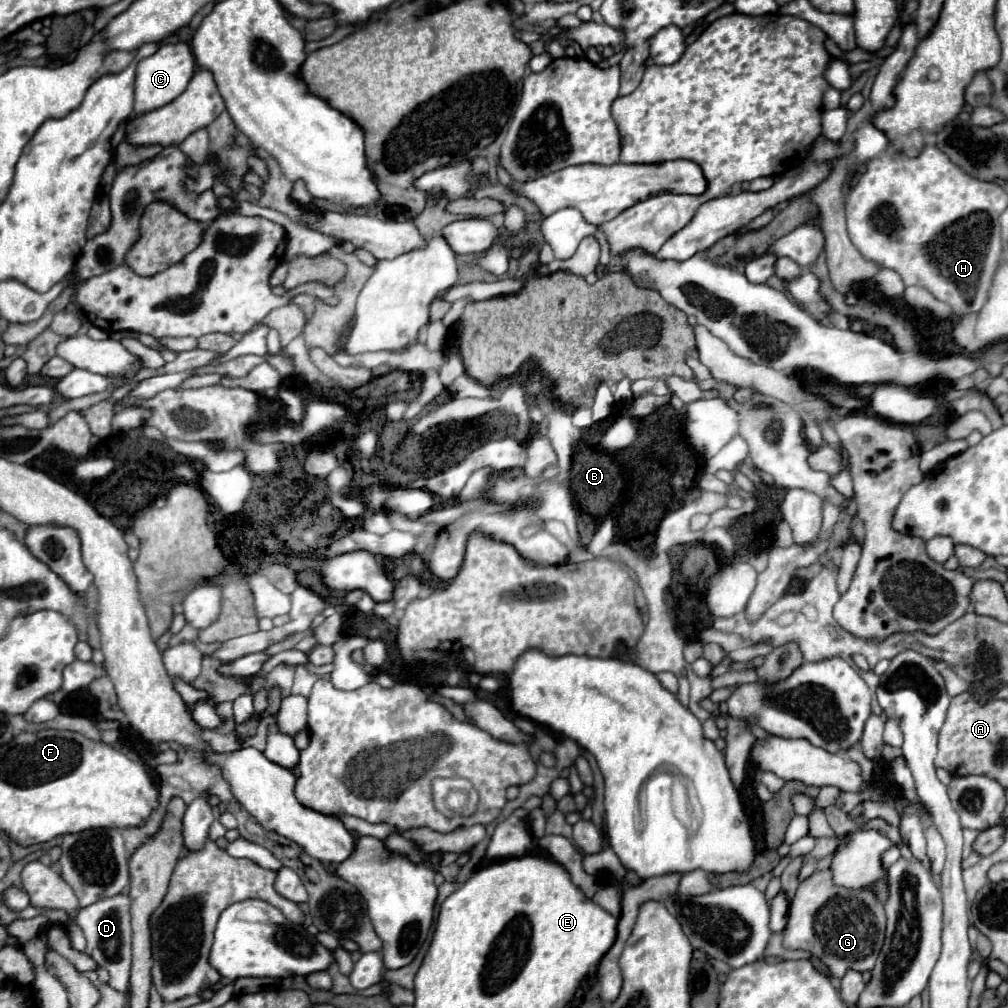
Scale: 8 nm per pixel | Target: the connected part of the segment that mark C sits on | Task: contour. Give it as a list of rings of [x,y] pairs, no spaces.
[[[184,41],[174,43],[174,45],[162,45],[154,55],[150,55],[150,57],[146,57],[146,59],[142,59],[138,63],[138,69],[136,69],[136,103],[134,103],[134,111],[132,111],[132,115],[124,123],[120,124],[120,127],[118,127],[112,137],[112,159],[115,156],[118,144],[124,138],[126,125],[134,117],[138,117],[138,115],[142,115],[146,111],[164,107],[170,101],[174,101],[186,89],[186,85],[192,79],[194,71],[196,71],[196,61],[194,61],[192,49]]]

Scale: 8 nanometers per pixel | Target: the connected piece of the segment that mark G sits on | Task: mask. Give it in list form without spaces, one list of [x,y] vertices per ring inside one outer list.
[[[816,871],[800,883],[788,909],[788,923],[782,931],[786,949],[804,949],[820,959],[834,977],[842,979],[846,971],[870,971],[884,943],[886,915],[884,905],[868,891],[850,891],[832,883],[830,871]]]

